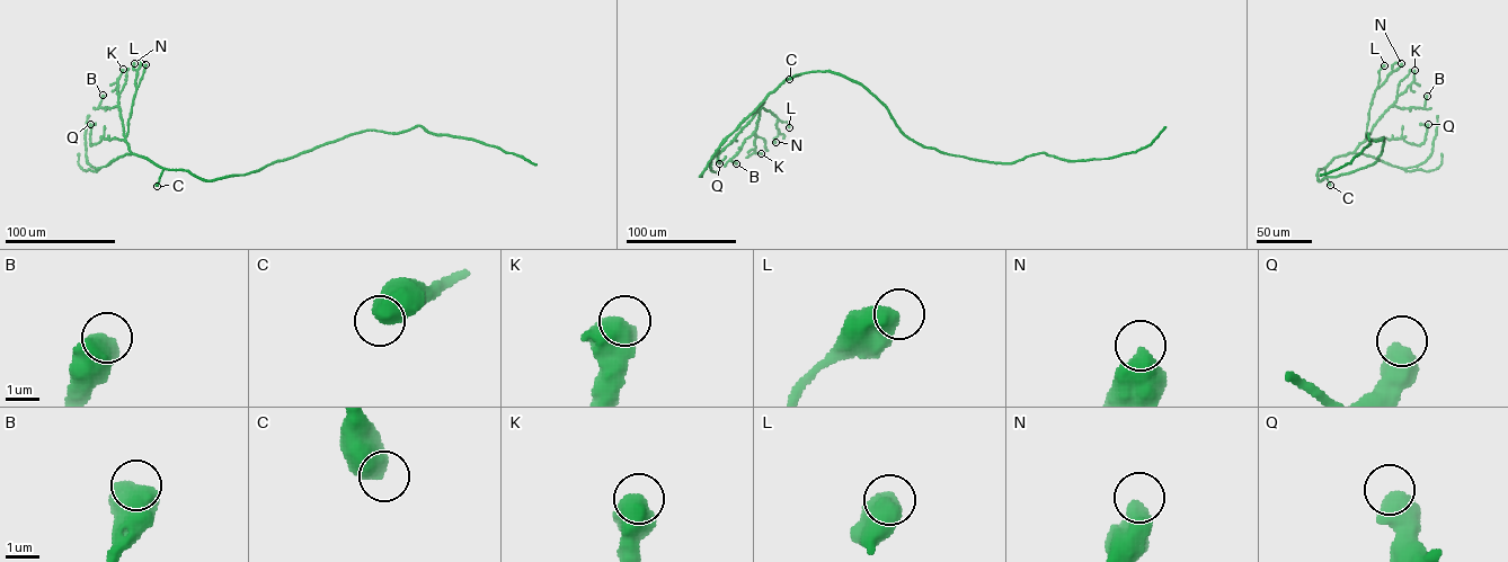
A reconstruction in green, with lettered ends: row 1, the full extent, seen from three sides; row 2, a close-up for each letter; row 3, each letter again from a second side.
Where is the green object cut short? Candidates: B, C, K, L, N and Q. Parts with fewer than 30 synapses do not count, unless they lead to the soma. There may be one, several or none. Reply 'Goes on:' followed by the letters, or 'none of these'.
Goes on: none of these

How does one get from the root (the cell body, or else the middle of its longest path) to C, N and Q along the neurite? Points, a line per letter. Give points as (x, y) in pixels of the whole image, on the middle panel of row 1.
C: (898, 127), (874, 96), (842, 76), (810, 71), (789, 79)
N: (898, 127), (861, 85), (831, 71), (810, 71), (784, 80), (764, 99), (761, 108), (778, 118), (775, 142)
Q: (898, 127), (887, 108), (861, 85), (830, 71), (801, 73), (768, 95), (718, 154), (719, 163)

